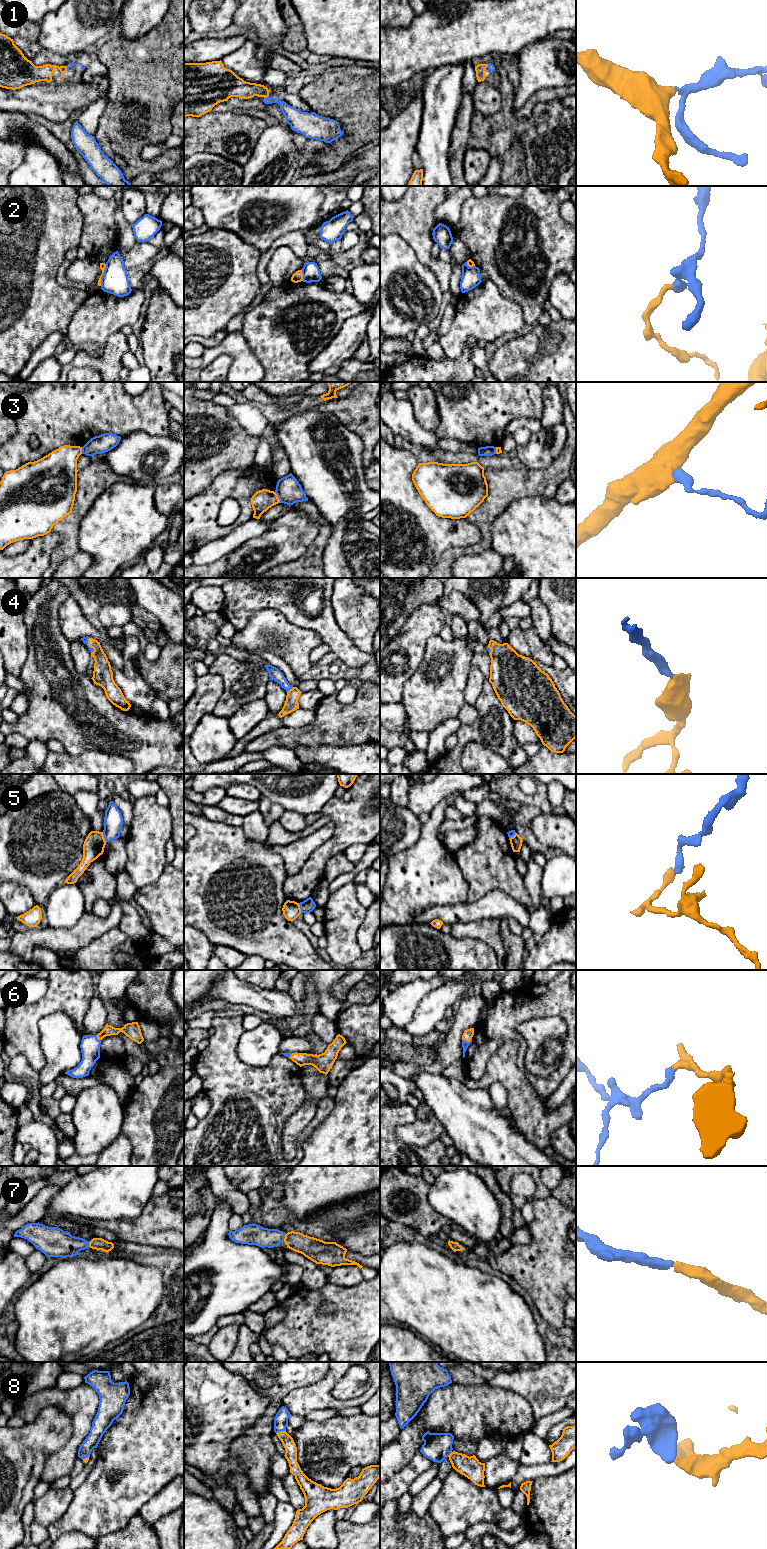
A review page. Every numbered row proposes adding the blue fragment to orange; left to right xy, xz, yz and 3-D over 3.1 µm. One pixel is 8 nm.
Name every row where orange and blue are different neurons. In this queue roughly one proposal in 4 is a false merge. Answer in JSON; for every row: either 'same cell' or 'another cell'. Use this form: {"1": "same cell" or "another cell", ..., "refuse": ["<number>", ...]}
{"1": "same cell", "2": "another cell", "3": "another cell", "4": "same cell", "5": "another cell", "6": "same cell", "7": "same cell", "8": "same cell", "refuse": ["2", "3", "5"]}

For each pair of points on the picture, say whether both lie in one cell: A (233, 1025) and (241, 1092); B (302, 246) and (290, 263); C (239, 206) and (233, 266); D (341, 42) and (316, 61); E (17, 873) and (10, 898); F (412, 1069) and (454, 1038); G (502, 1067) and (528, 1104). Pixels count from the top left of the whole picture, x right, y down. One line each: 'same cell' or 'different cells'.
A: same cell
B: different cells
C: different cells
D: different cells
E: different cells
F: same cell
G: same cell

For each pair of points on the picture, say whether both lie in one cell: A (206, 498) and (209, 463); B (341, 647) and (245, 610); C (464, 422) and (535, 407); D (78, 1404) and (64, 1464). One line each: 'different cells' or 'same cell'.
A: different cells
B: same cell
C: same cell
D: same cell

